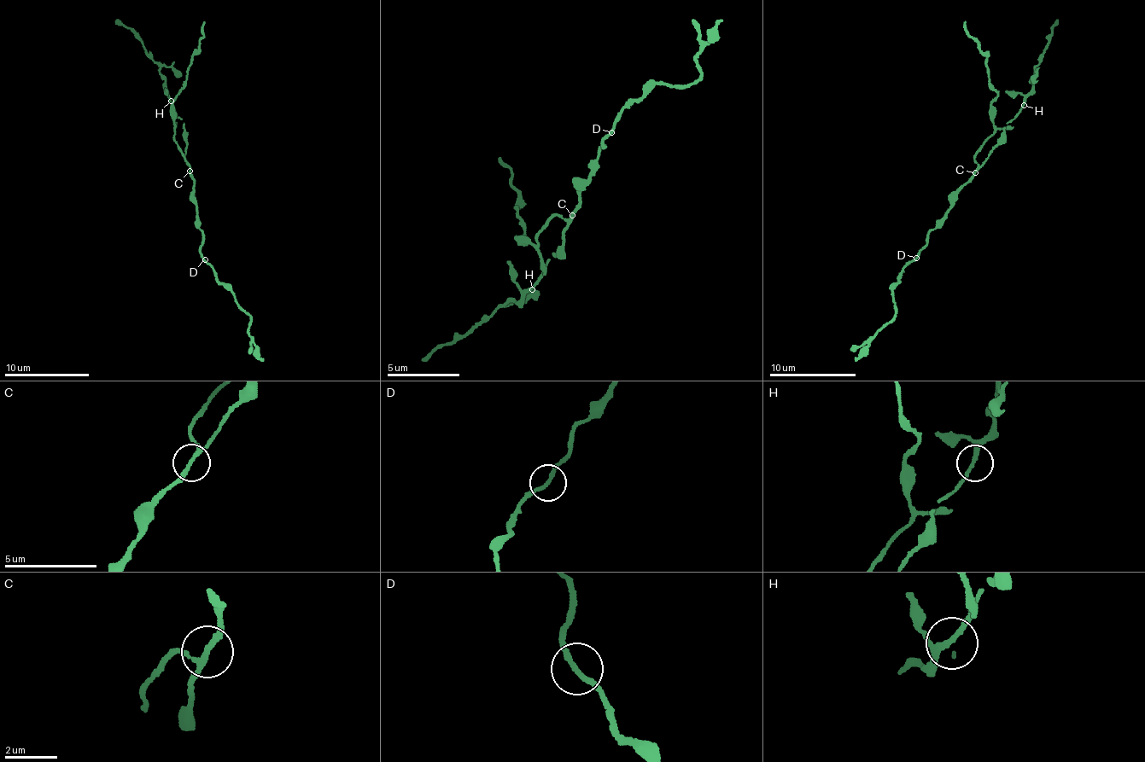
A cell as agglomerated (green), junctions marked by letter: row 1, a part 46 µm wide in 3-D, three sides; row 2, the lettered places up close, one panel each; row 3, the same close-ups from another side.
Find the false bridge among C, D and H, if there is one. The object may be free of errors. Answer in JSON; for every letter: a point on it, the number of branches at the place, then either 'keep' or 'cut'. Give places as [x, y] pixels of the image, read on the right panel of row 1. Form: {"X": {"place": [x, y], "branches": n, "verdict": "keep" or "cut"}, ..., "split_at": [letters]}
{"C": {"place": [975, 172], "branches": 3, "verdict": "keep"}, "D": {"place": [916, 258], "branches": 2, "verdict": "keep"}, "H": {"place": [1024, 105], "branches": 3, "verdict": "keep"}, "split_at": []}

